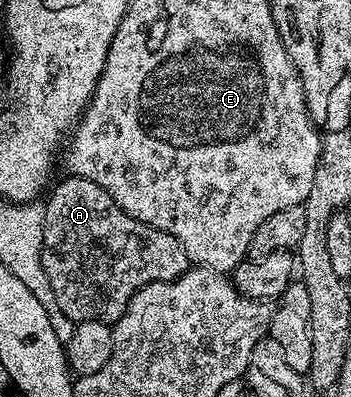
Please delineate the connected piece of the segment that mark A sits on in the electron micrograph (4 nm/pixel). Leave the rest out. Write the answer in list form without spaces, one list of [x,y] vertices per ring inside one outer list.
[[[66,176],[63,182],[56,182],[53,183],[53,186],[55,185],[54,191],[52,191],[53,186],[49,191],[49,194],[51,193],[50,199],[45,199],[44,202],[46,219],[44,220],[42,263],[44,264],[44,272],[48,276],[48,284],[52,284],[52,293],[56,296],[56,304],[60,304],[60,312],[64,312],[64,316],[68,316],[68,320],[72,320],[76,324],[79,322],[113,324],[118,321],[120,316],[124,316],[124,312],[137,290],[144,288],[149,282],[172,282],[175,278],[180,277],[183,272],[190,269],[192,265],[190,258],[184,252],[184,244],[180,244],[180,240],[176,240],[176,236],[172,236],[167,230],[152,228],[148,224],[128,216],[128,212],[124,212],[124,208],[120,208],[120,204],[116,204],[116,200],[112,200],[112,196],[108,196],[108,192],[104,192],[104,188],[100,188],[100,184],[92,184],[92,180],[73,176]]]

